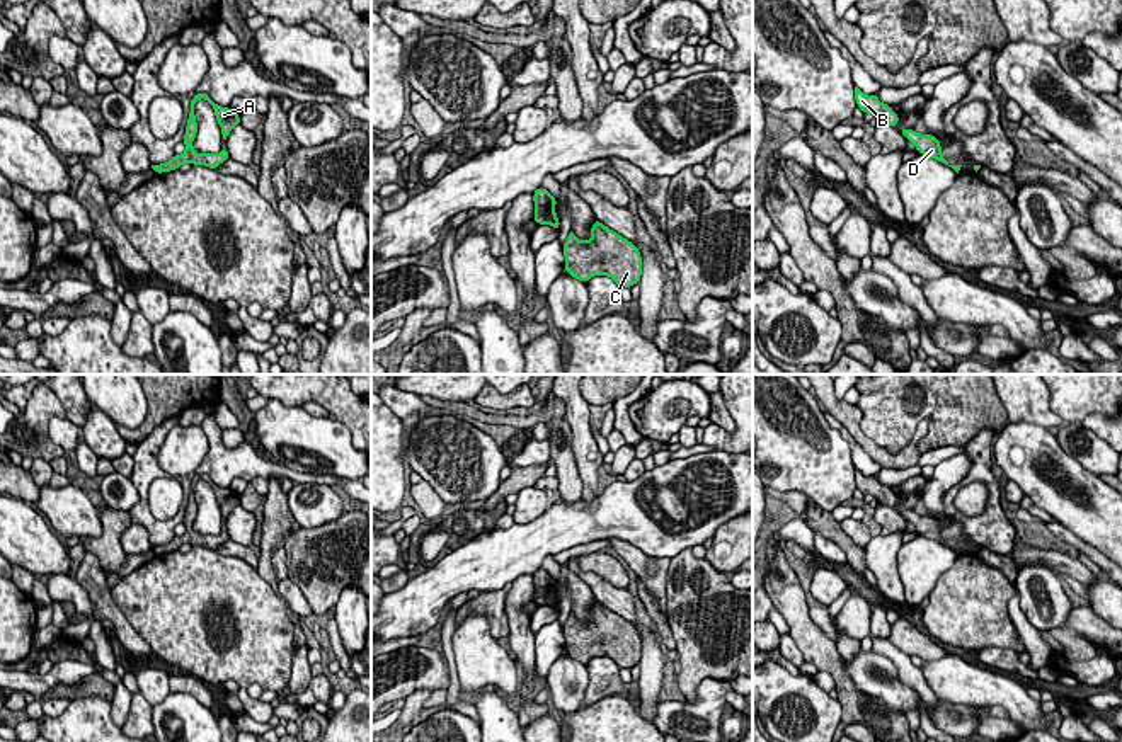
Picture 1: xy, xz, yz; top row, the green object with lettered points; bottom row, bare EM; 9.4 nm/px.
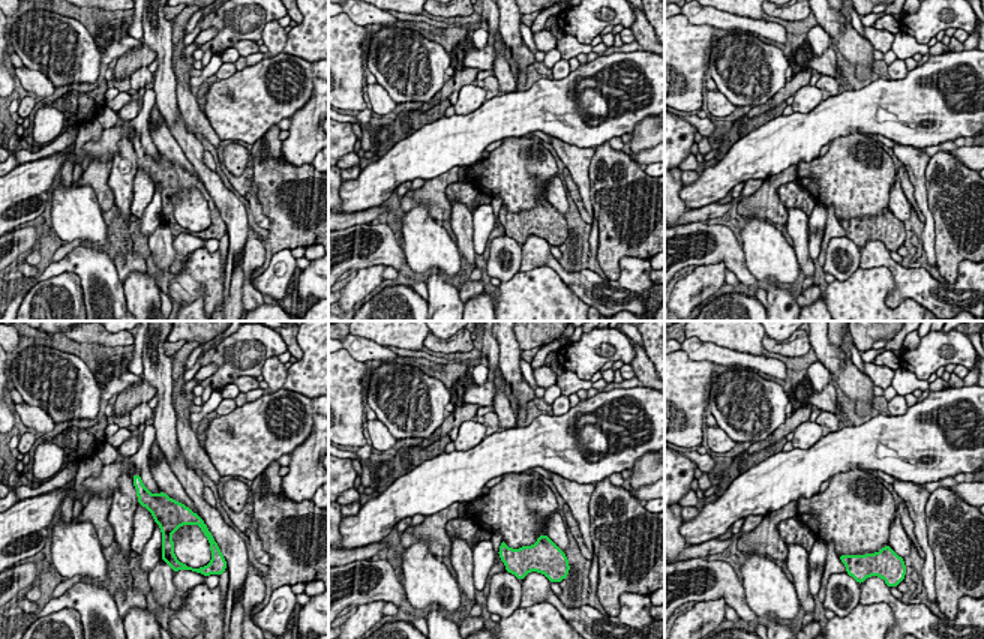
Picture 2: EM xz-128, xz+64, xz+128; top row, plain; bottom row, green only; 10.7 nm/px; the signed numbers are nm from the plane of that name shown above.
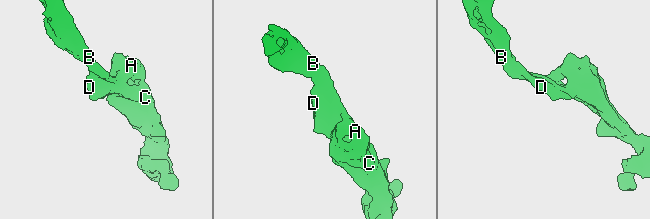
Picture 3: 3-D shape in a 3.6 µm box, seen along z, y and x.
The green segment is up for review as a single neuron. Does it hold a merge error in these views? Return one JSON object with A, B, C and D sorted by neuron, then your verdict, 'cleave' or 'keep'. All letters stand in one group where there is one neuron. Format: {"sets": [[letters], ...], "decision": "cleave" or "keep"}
{"sets": [["A", "B", "C", "D"]], "decision": "keep"}

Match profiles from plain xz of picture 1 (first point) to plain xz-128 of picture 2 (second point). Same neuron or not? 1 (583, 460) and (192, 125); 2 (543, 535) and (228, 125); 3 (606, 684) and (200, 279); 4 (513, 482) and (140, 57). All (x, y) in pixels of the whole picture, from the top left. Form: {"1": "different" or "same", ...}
{"1": "same", "2": "same", "3": "different", "4": "same"}

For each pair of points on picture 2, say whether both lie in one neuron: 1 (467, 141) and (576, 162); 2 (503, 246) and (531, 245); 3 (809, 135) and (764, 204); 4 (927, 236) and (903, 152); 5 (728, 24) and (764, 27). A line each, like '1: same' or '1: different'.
1: different
2: different
3: different
4: same
5: same

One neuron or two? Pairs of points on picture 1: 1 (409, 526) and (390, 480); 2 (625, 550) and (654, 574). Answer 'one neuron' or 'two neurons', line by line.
1: two neurons
2: one neuron

